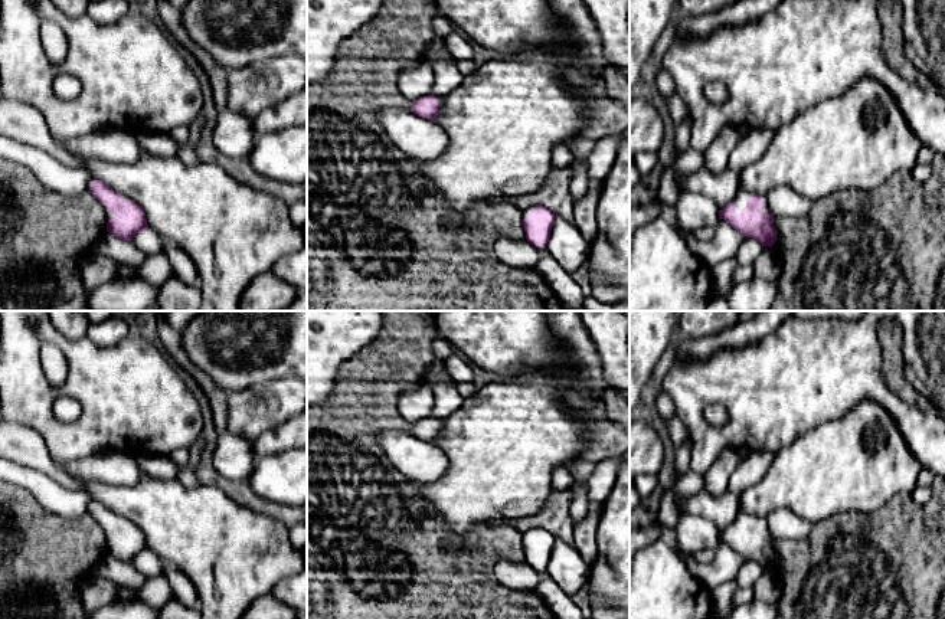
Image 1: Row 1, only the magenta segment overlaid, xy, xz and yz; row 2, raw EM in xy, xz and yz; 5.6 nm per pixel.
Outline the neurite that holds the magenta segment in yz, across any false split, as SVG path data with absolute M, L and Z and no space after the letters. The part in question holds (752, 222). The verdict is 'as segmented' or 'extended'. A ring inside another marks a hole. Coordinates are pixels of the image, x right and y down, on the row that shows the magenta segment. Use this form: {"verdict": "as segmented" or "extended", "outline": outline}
{"verdict": "extended", "outline": "M738 190L735 200L719 210L719 219L725 219L746 238L759 240L762 246L772 246L776 240L774 214L766 196Z"}

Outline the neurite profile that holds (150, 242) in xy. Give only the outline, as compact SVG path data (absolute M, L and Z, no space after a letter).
M141 230L131 239L131 243L150 256L163 252L166 239L153 230Z

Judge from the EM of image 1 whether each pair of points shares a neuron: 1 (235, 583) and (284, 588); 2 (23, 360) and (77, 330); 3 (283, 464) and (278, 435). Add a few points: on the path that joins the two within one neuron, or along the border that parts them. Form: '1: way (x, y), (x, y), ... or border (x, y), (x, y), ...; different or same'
1: border (291, 575), (281, 579), (270, 592); different
2: border (54, 326), (71, 340), (84, 337); different
3: border (291, 448), (257, 459); different

